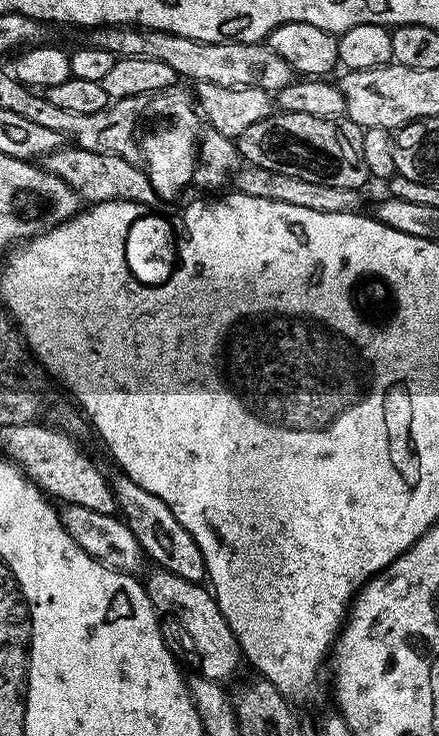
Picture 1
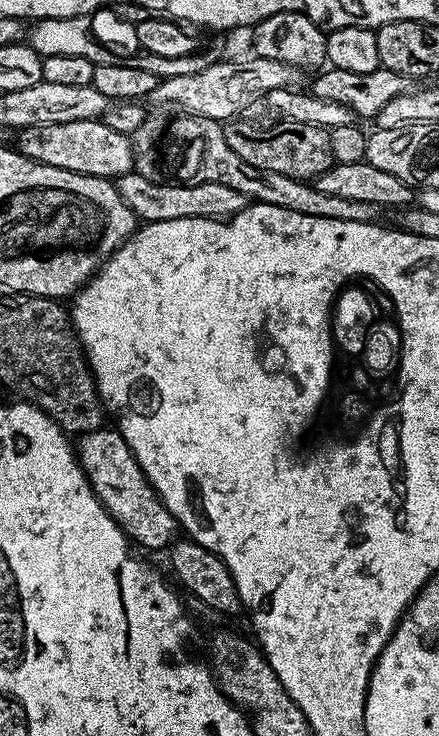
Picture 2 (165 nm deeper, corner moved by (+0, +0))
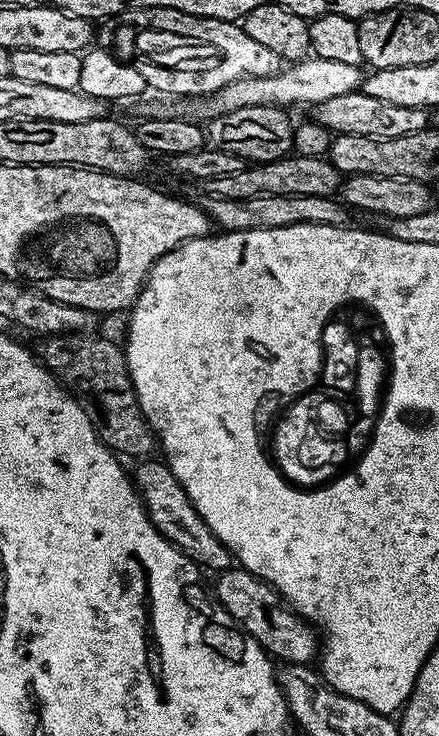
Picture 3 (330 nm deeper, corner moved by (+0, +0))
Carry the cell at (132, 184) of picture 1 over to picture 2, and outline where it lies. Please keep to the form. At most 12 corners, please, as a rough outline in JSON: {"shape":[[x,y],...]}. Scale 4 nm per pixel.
{"shape":[[115,177],[141,221],[241,212],[246,197],[218,182],[159,184]]}

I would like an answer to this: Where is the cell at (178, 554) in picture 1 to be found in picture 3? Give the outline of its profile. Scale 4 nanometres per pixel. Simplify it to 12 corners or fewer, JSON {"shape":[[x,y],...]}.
{"shape":[[245,568],[214,595],[265,652],[311,665],[318,632]]}

